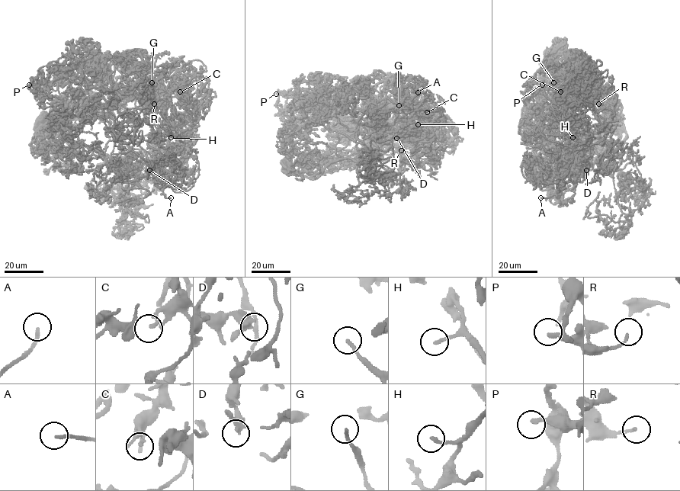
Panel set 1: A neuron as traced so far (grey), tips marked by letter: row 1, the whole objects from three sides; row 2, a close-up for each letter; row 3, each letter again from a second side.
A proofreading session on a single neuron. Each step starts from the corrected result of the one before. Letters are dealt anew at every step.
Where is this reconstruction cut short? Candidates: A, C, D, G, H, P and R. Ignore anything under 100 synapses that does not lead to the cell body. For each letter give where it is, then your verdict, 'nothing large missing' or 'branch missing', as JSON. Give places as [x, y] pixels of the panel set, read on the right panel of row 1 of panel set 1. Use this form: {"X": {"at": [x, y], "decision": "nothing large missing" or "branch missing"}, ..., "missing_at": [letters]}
{"A": {"at": [540, 197], "decision": "branch missing"}, "C": {"at": [560, 91], "decision": "nothing large missing"}, "D": {"at": [586, 170], "decision": "nothing large missing"}, "G": {"at": [553, 82], "decision": "branch missing"}, "H": {"at": [572, 137], "decision": "branch missing"}, "P": {"at": [542, 85], "decision": "nothing large missing"}, "R": {"at": [598, 104], "decision": "nothing large missing"}, "missing_at": ["A", "G", "H"]}

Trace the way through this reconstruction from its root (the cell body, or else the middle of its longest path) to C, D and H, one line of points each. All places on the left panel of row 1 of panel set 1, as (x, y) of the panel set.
C: (42, 122), (111, 158), (143, 155), (153, 148), (151, 113), (165, 98), (174, 113), (187, 85), (180, 91)
D: (42, 122), (111, 158), (148, 153), (153, 133), (168, 139), (169, 162), (149, 170)
H: (42, 122), (111, 158), (148, 153), (153, 148), (153, 122), (169, 123), (180, 141), (171, 137)

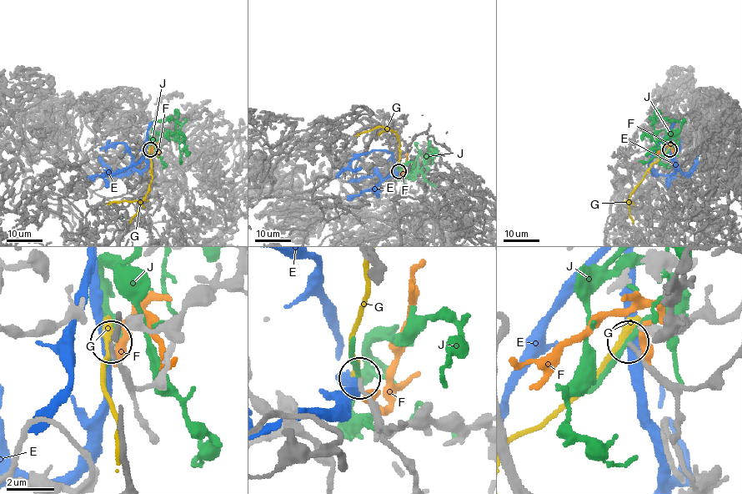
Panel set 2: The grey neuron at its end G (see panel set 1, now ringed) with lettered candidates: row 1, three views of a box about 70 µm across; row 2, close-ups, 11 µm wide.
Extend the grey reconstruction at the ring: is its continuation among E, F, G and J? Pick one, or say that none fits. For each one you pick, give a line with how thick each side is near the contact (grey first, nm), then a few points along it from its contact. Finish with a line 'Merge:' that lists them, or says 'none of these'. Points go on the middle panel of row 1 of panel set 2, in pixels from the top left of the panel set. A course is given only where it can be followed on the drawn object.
Merge: none of these

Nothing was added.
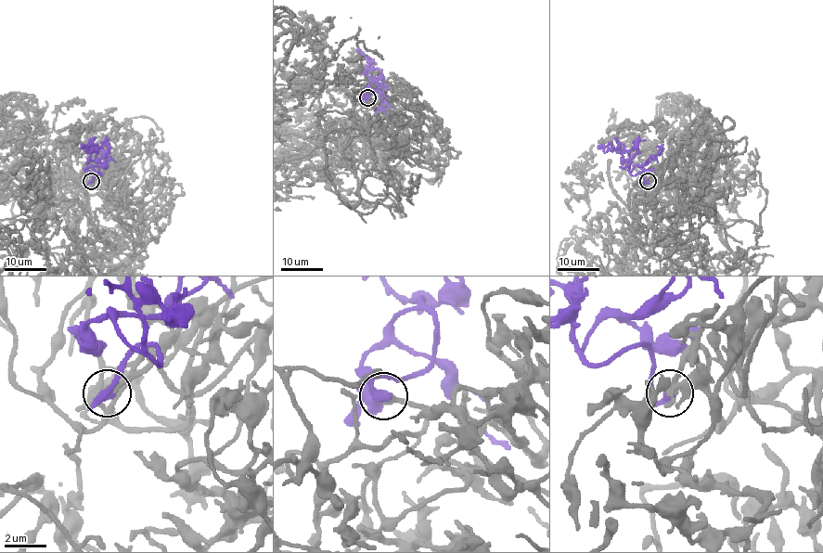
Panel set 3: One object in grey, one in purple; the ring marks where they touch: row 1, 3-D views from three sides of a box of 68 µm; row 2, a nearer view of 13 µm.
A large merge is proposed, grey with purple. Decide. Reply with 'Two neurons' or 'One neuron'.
One neuron

